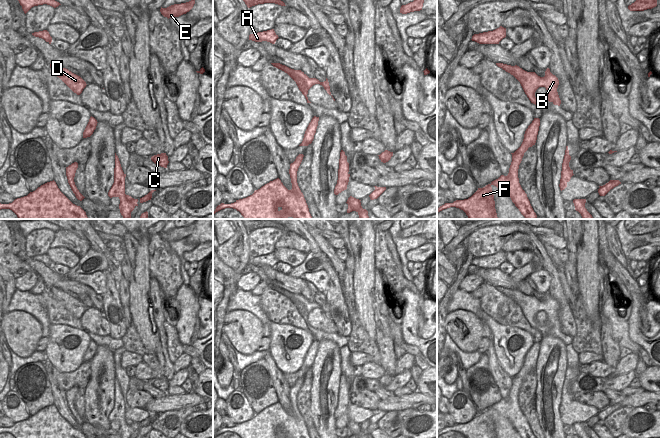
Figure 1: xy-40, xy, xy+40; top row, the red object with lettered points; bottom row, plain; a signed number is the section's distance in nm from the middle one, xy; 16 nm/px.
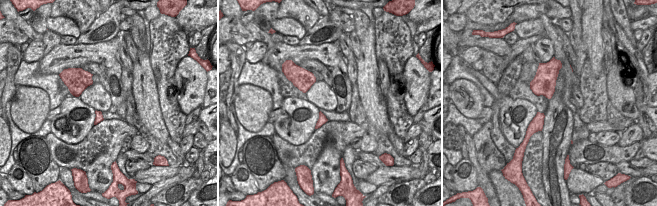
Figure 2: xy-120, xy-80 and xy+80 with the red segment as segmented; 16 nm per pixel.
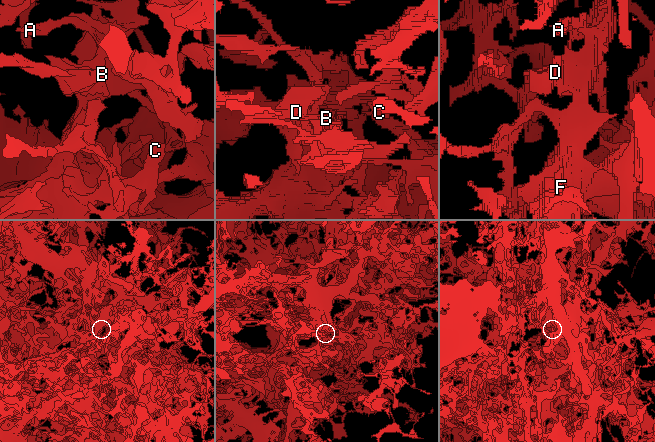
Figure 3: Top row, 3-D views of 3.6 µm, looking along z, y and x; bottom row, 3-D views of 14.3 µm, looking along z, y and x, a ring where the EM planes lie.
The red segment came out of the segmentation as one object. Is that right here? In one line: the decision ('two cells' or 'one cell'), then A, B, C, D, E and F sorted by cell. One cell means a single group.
two cells | A B C E F / D

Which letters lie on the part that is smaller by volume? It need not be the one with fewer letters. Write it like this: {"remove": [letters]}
{"remove": ["D"]}

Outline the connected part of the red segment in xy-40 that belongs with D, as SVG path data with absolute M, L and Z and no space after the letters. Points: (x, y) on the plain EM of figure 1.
M51 287L53 298L59 301L74 317L80 319L86 311L86 306L78 299L64 293L61 289Z

